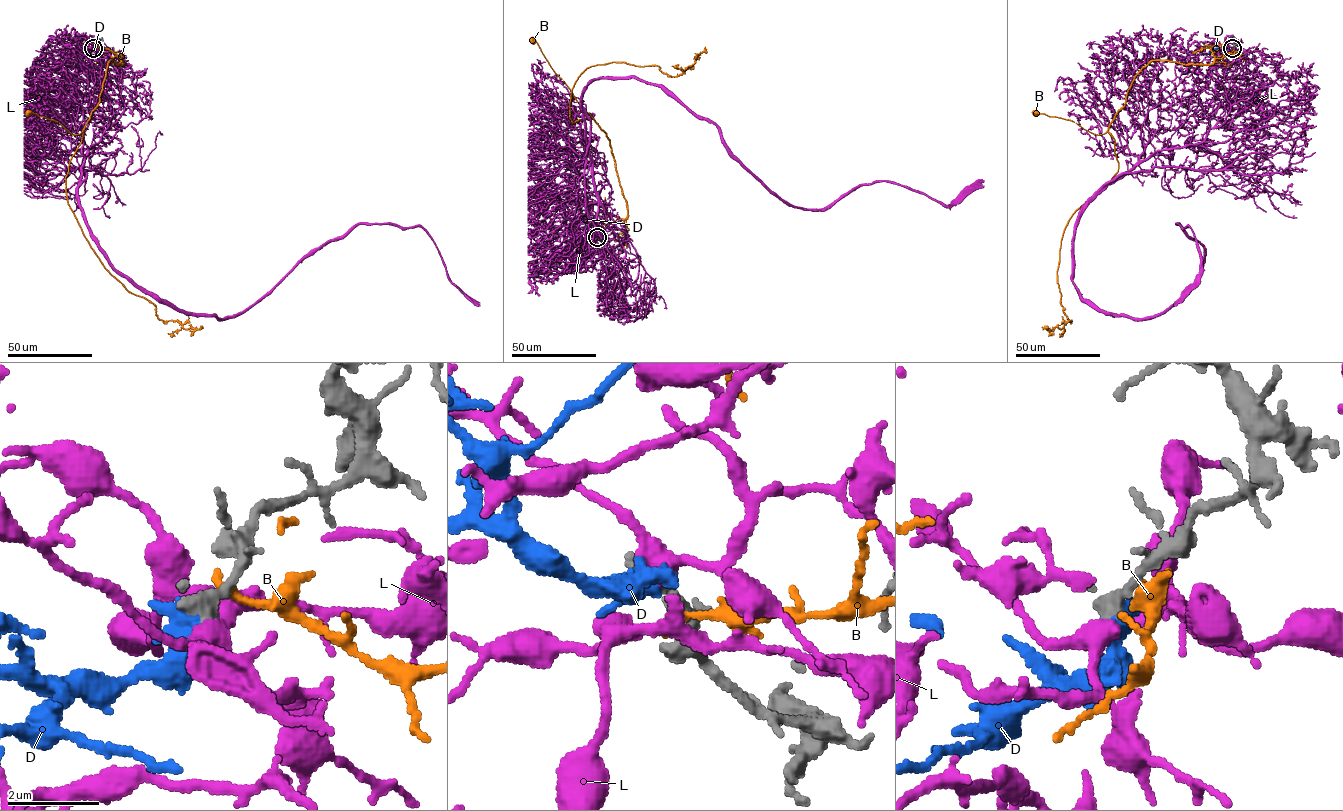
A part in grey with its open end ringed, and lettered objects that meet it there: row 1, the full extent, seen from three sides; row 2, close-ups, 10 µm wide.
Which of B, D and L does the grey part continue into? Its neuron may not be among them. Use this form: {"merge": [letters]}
{"merge": ["D"]}

